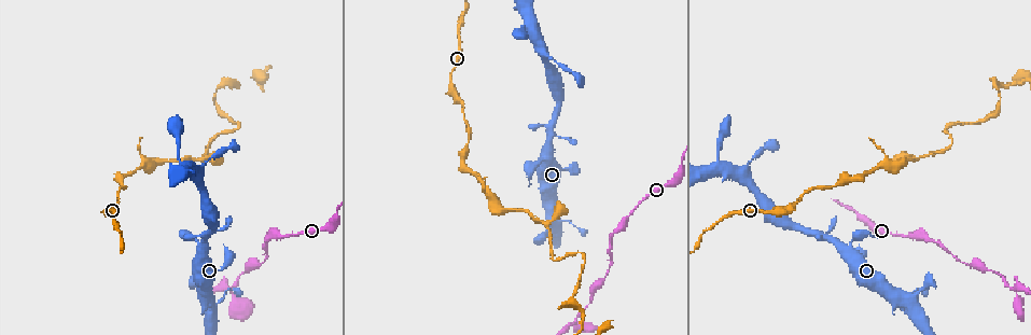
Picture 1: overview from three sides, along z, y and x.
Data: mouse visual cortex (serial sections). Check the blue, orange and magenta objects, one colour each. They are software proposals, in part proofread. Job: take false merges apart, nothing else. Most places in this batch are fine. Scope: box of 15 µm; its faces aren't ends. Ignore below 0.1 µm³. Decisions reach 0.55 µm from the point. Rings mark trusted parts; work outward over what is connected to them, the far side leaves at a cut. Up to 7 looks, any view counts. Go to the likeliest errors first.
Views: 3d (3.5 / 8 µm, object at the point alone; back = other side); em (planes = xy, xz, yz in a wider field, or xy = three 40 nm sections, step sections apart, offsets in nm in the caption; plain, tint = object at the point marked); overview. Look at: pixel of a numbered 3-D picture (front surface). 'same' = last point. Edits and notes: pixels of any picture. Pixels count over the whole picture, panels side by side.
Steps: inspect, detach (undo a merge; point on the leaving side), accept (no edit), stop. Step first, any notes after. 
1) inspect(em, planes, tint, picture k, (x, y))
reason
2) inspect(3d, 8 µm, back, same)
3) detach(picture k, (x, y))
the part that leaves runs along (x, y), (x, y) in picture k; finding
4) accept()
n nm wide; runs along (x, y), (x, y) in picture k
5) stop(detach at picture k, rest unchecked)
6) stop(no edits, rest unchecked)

inspect(3d, 3.5 µm, picture 1, (583, 256))
sharp bend

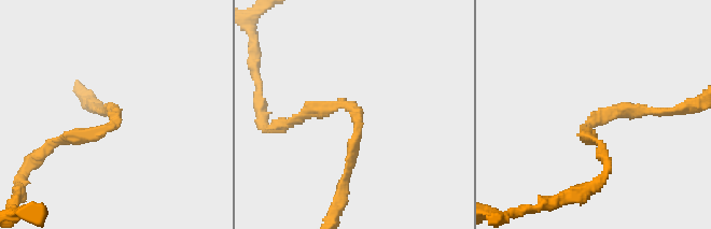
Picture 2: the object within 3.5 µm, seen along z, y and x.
inspect(em, planes, tint, picture 2, (118, 117))
arms of 150, 150 nm

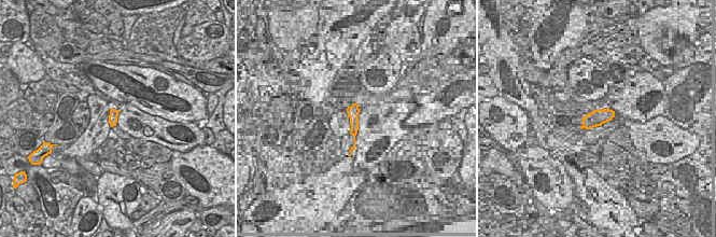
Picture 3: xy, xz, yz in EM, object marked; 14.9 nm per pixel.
accept()
all the same cell

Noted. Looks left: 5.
inspect(em, planes, tint, picture 1, (1012, 288))
thick turns thin

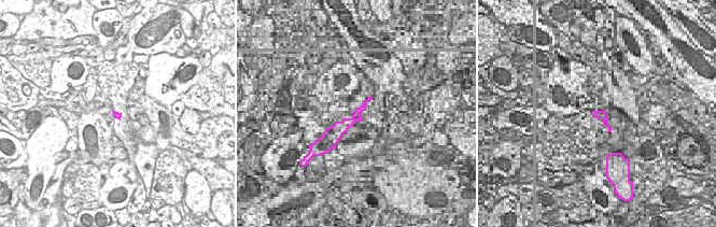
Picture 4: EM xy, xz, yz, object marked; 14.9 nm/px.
inspect(3d, 3.5 µm, back, same)

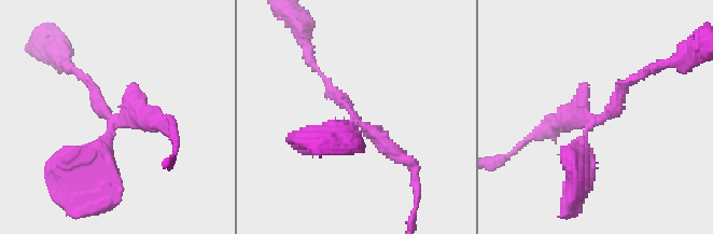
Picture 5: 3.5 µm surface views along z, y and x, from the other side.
detach(picture 5, (99, 148))
the part that leaves runs along (113, 122), (78, 215) in picture 5; a second cell is stuck on

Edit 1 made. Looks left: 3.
inspect(3d, 3.5 µm, picture 1, (215, 88))
thick turns thin

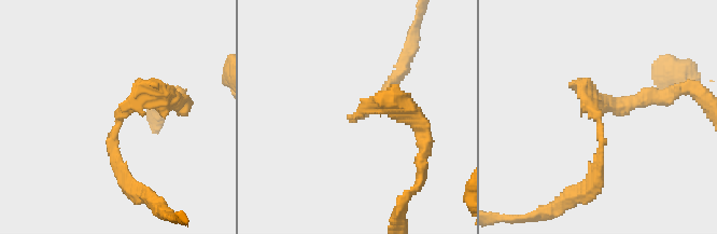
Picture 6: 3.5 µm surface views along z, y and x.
inspect(em, xy, step 5, tint, picture 6, (599, 122))
shape alone is not enough

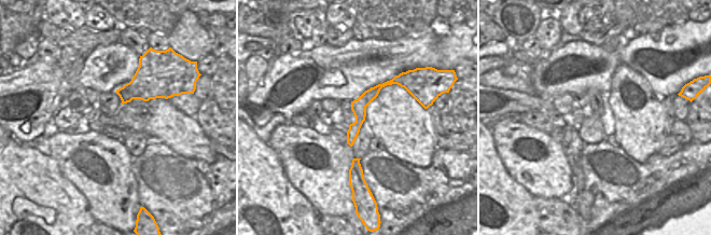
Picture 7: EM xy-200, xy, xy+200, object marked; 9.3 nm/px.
accept()
runs along (403, 84), (388, 82), (360, 106), (350, 141) in picture 7; one cell here

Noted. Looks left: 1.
stop(detach at picture 5, rest unchecked)

